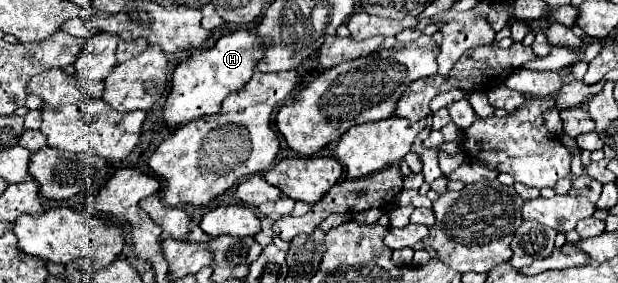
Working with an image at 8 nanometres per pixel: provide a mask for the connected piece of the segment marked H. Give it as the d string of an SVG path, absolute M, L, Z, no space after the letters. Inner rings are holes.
M235 29L223 33L211 47L195 51L187 61L179 63L173 71L171 91L167 95L163 117L167 125L185 125L203 115L213 115L219 111L221 101L243 87L255 73L255 63L263 59L263 43L253 29Z

